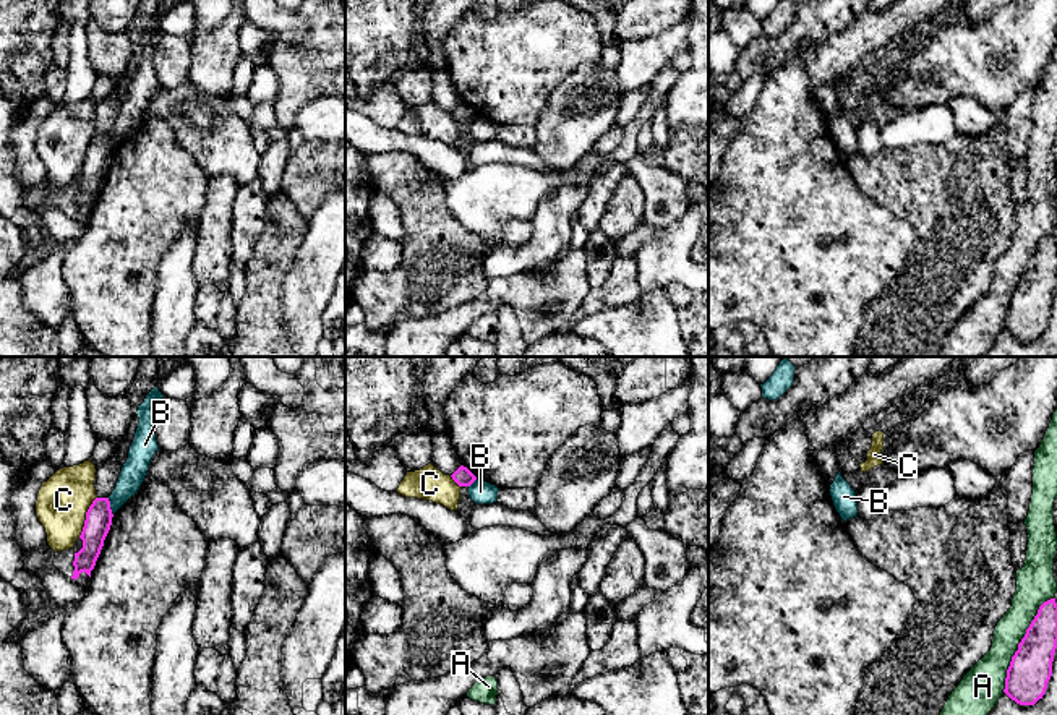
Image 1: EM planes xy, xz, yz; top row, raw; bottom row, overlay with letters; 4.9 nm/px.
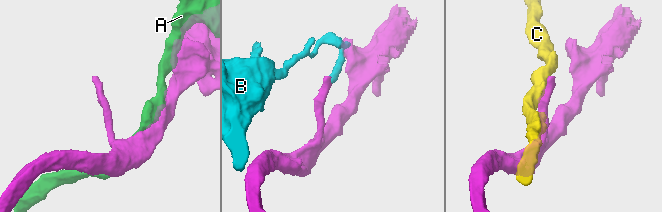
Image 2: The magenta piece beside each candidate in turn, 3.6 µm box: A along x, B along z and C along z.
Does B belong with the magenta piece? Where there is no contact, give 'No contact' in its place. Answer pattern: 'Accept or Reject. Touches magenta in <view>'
Reject. Touches magenta in xy

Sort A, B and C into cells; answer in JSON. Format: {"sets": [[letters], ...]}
{"sets": [["A"], ["B"], ["C"]]}

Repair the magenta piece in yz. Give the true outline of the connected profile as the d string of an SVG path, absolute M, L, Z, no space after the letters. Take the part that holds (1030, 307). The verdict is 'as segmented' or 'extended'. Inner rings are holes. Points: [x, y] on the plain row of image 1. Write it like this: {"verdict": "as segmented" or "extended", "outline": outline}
{"verdict": "as segmented", "outline": "M1044 238L1007 306L1004 329L1020 342L1034 342L1046 331L1057 285L1057 240Z"}

